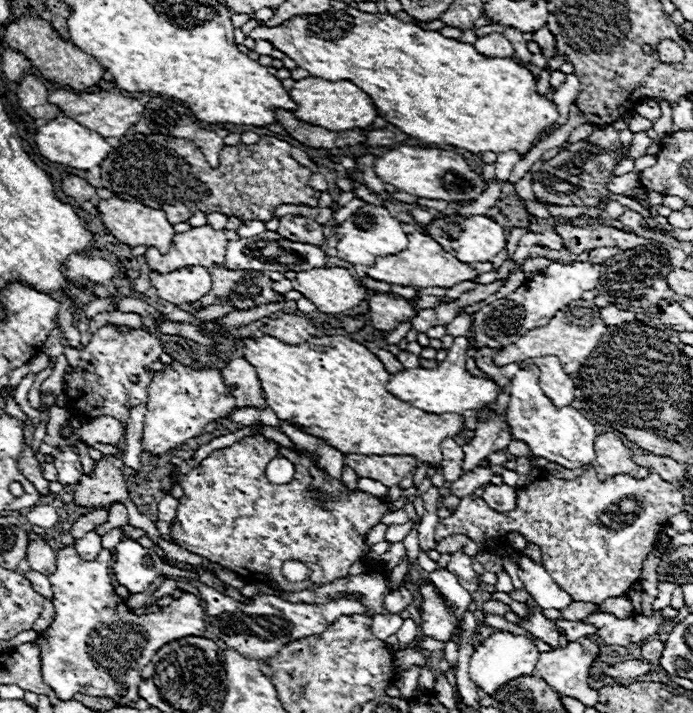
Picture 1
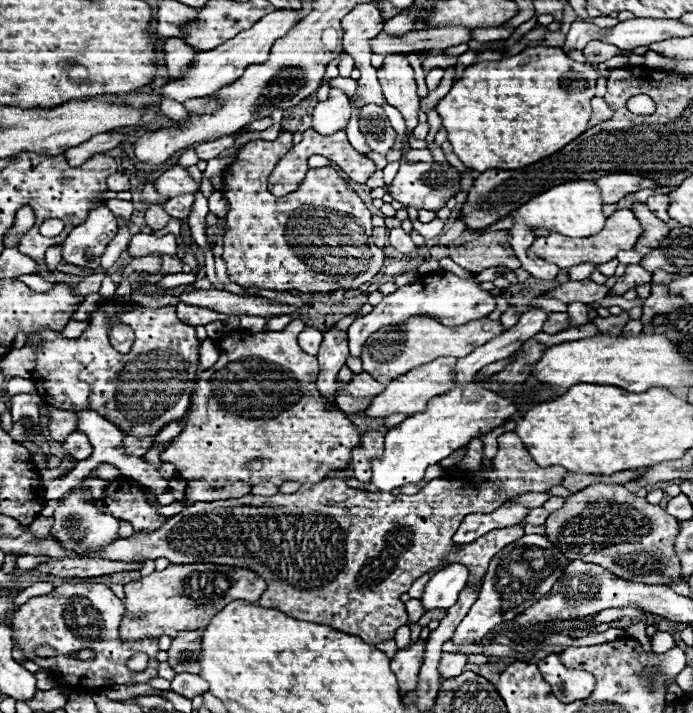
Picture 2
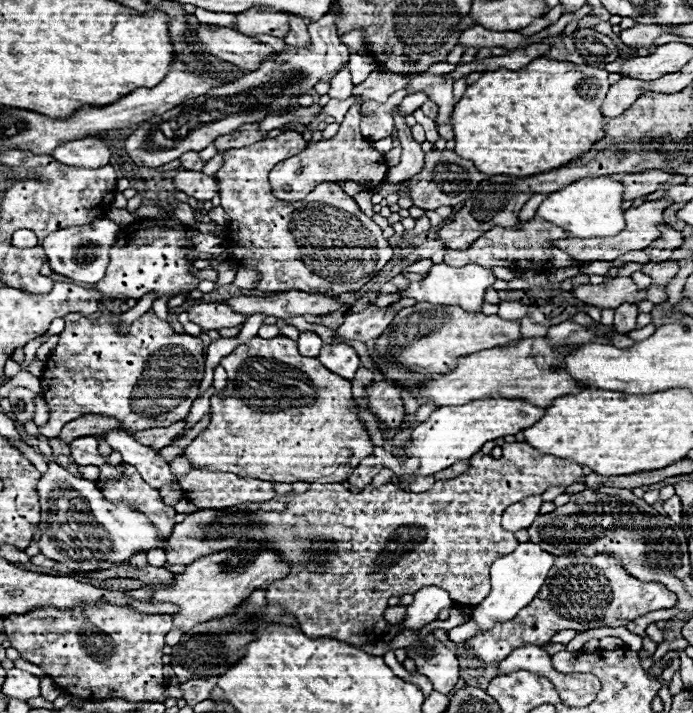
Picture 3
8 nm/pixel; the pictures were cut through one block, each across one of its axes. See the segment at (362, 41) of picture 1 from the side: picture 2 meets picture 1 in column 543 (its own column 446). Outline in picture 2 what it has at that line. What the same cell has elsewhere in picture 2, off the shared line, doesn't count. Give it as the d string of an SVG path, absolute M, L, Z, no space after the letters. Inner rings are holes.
M534 46L516 56L468 66L462 78L454 80L450 92L438 102L436 112L440 114L448 132L448 142L454 146L454 154L464 166L478 172L489 169L516 170L554 154L572 142L572 138L588 130L588 120L592 114L590 100L594 98L598 78L600 74L590 64L568 58L562 48Z

